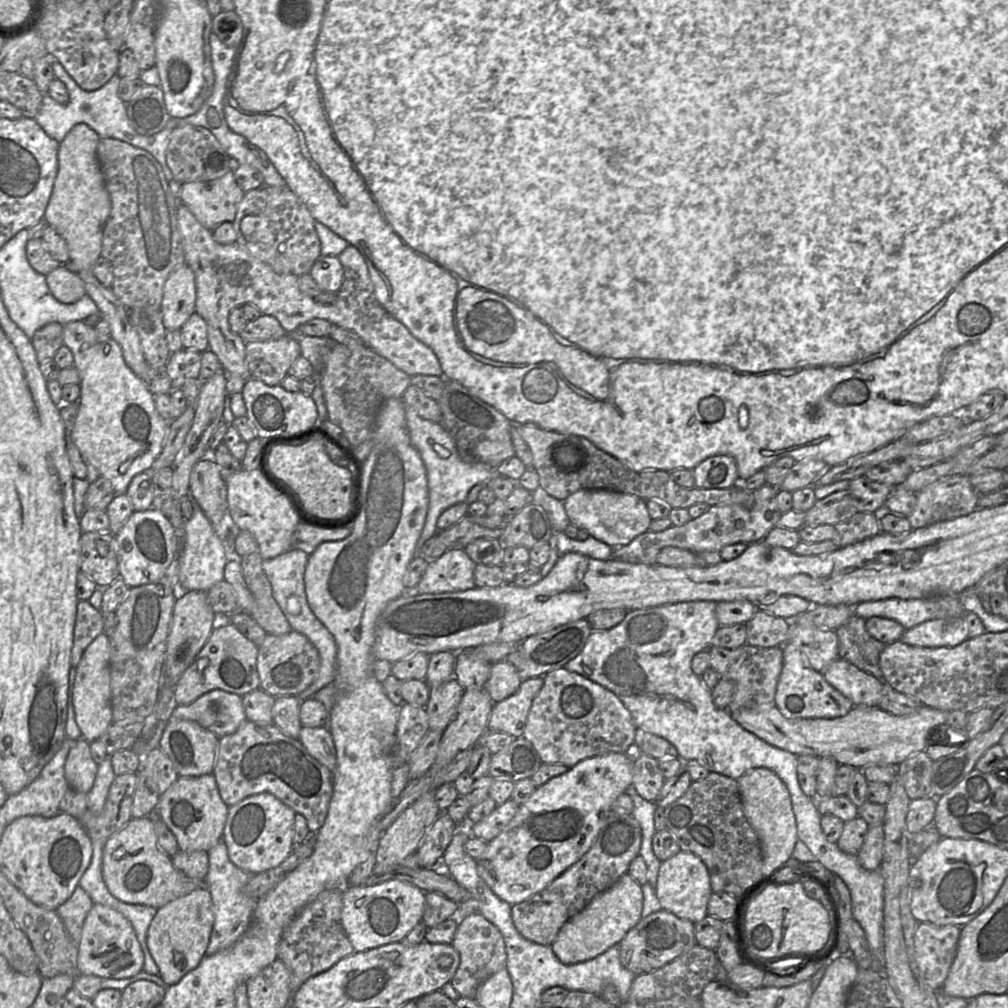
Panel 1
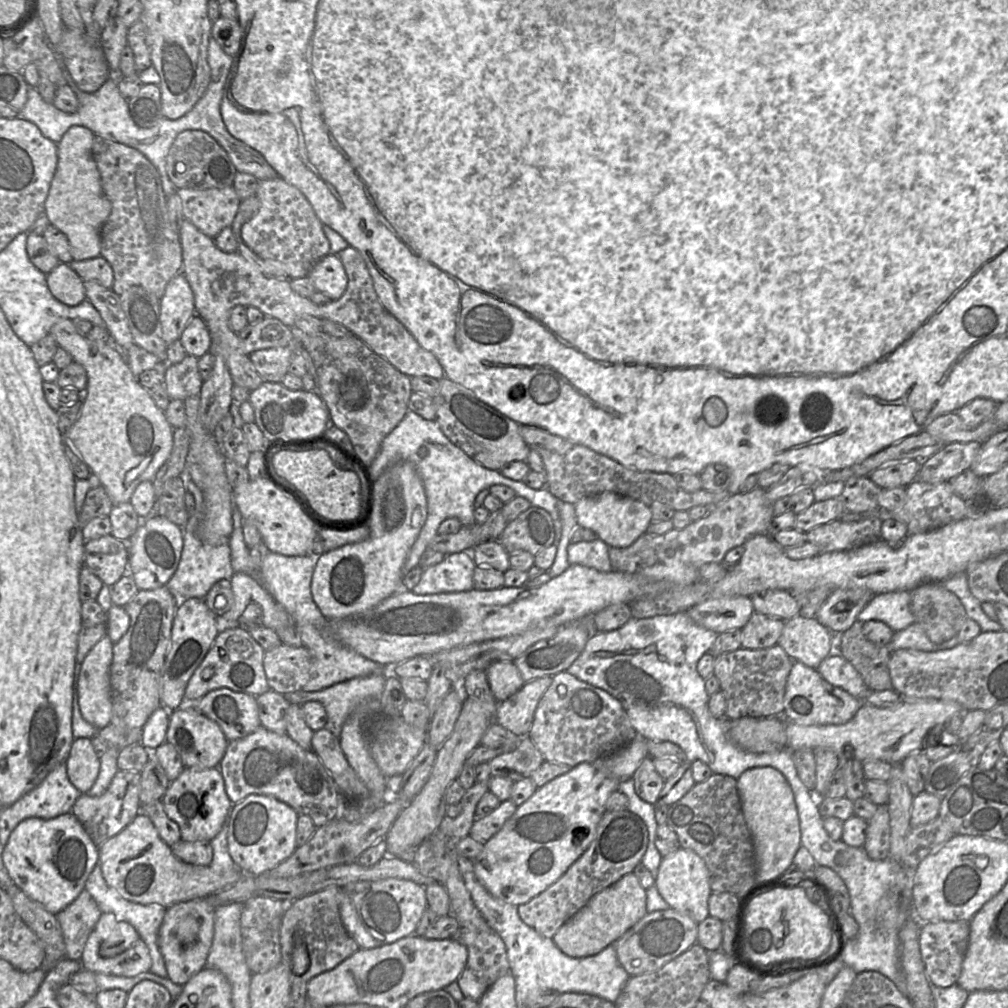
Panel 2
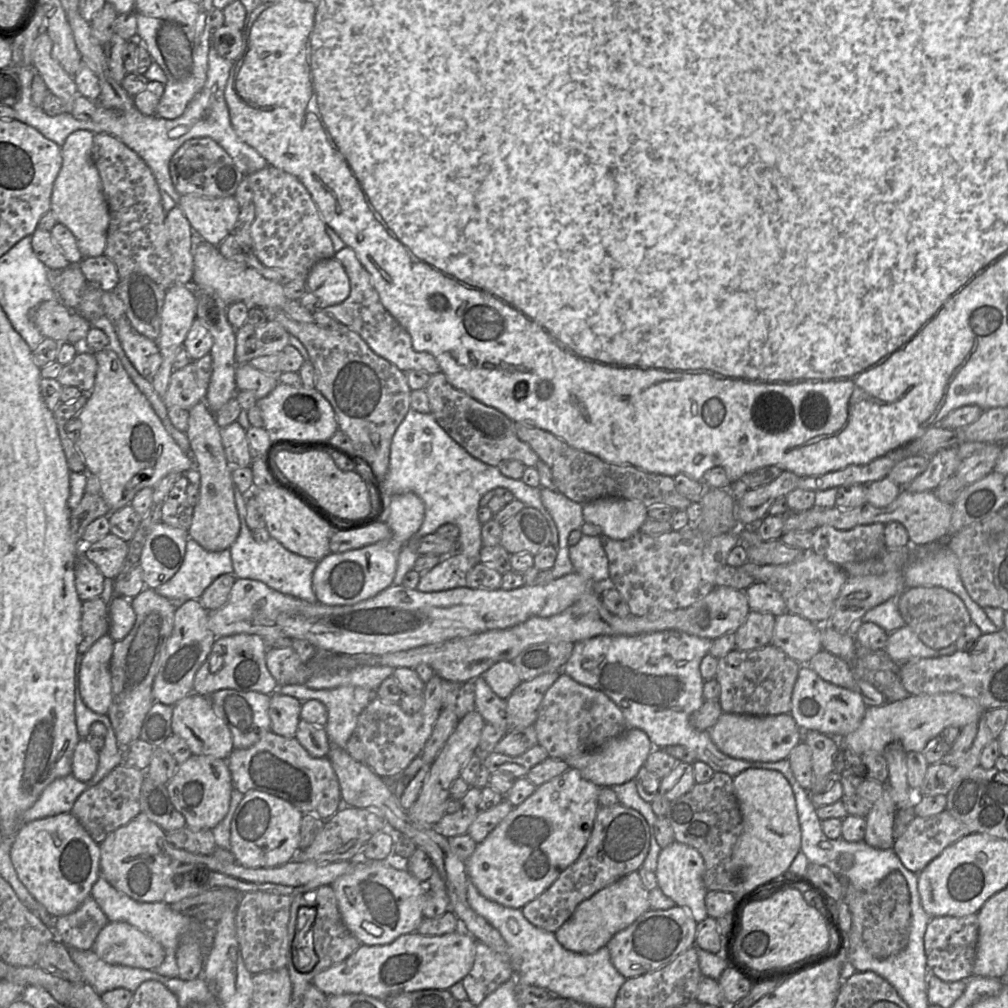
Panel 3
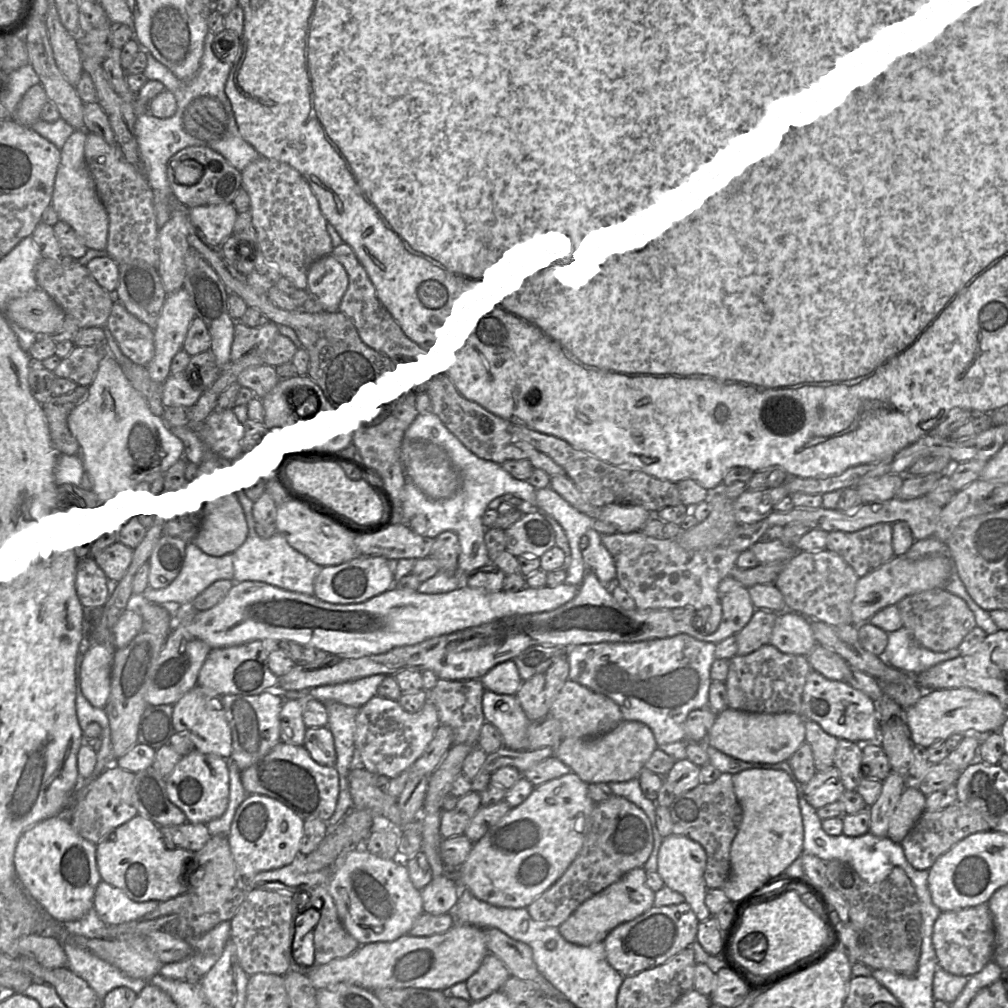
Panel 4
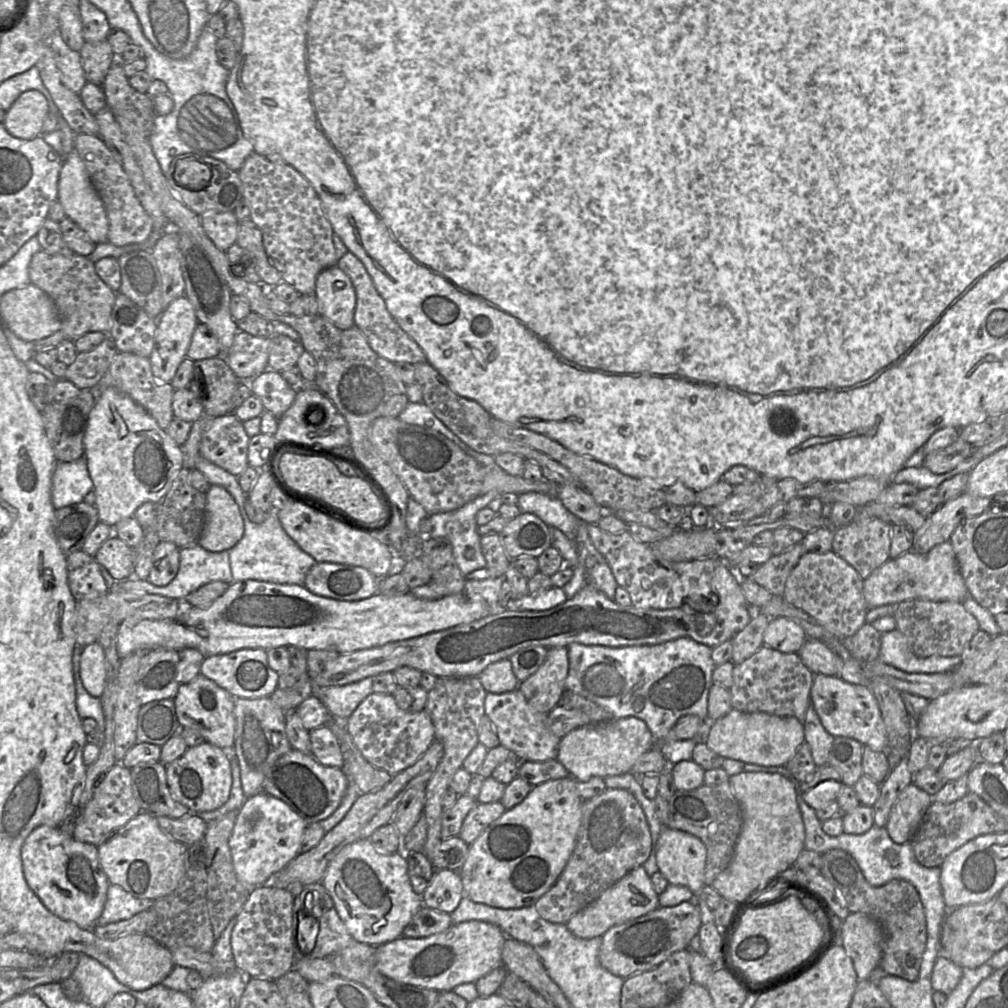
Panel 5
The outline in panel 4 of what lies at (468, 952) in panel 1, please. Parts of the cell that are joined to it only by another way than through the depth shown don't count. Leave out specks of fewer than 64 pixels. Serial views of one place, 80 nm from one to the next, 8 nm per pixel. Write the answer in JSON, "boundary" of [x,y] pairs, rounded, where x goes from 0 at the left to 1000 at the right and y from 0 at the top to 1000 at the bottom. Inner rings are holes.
{"boundary":[[[485,944],[473,963],[461,973],[467,994],[480,991],[495,983],[506,968],[500,955]]]}

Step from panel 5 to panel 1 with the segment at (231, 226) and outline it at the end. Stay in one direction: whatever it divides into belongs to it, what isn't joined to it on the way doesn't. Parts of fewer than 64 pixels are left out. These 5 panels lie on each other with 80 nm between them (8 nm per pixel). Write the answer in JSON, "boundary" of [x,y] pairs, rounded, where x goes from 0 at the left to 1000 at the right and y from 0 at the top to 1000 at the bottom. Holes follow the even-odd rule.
{"boundary":[[[229,169],[212,179],[181,182],[179,198],[202,225],[211,229],[221,220],[231,222],[242,193]]]}

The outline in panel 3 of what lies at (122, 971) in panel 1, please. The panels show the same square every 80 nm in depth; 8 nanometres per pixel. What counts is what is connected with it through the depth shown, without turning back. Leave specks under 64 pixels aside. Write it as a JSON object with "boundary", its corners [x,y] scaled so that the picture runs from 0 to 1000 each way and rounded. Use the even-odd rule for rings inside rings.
{"boundary":[[[107,914],[91,942],[105,955],[153,962],[164,949],[161,938],[123,914]]]}

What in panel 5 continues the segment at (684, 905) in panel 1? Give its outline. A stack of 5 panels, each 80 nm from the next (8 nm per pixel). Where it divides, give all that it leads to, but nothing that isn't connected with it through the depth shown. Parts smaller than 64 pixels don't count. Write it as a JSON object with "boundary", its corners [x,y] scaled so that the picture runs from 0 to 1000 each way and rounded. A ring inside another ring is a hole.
{"boundary":[[[658,820],[652,836],[651,854],[654,865],[664,877],[676,878],[684,881],[688,887],[688,894],[691,898],[696,917],[709,916],[708,906],[695,891],[700,859],[700,840],[690,829],[664,820]]]}

